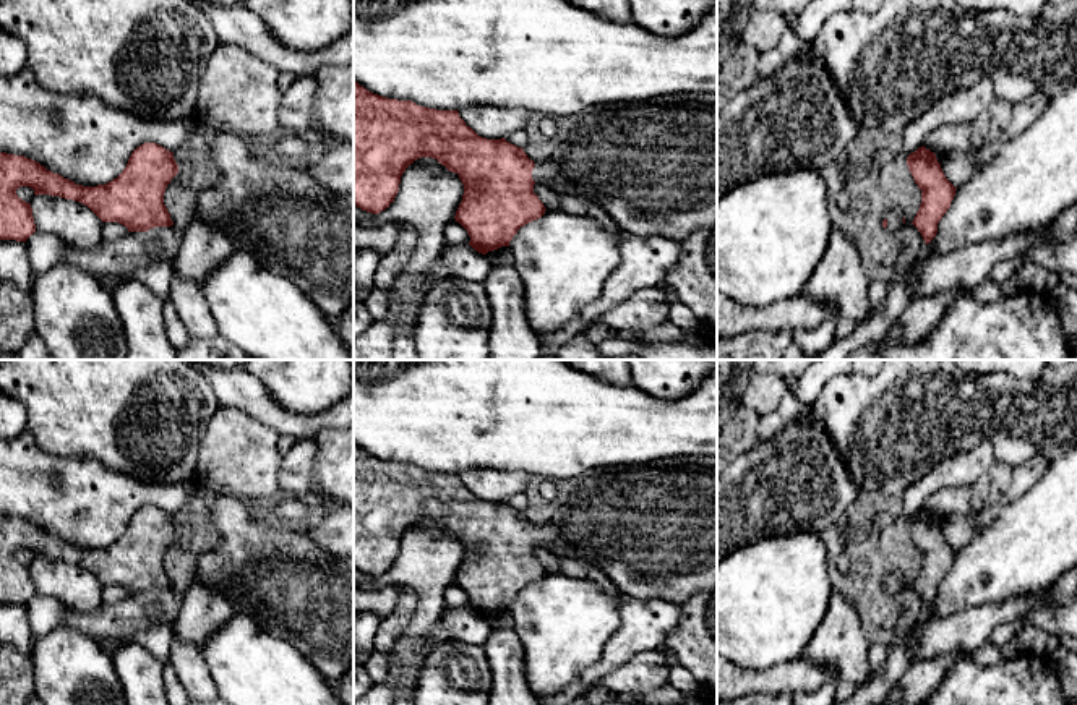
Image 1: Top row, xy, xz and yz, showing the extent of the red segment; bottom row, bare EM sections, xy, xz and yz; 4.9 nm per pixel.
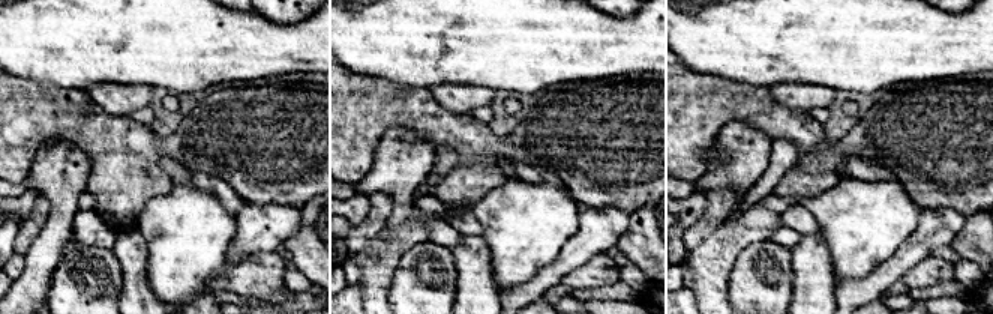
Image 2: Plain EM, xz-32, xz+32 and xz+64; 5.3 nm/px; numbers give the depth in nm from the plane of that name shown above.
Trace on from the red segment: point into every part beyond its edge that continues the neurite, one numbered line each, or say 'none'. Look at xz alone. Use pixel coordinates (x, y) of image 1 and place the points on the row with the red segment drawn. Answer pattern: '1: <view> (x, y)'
1: xz (652, 169)

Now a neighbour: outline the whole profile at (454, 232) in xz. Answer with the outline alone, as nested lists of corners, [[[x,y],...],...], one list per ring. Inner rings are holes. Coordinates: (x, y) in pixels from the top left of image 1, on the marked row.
[[[456,220],[449,222],[444,229],[446,243],[469,243],[467,230]]]

